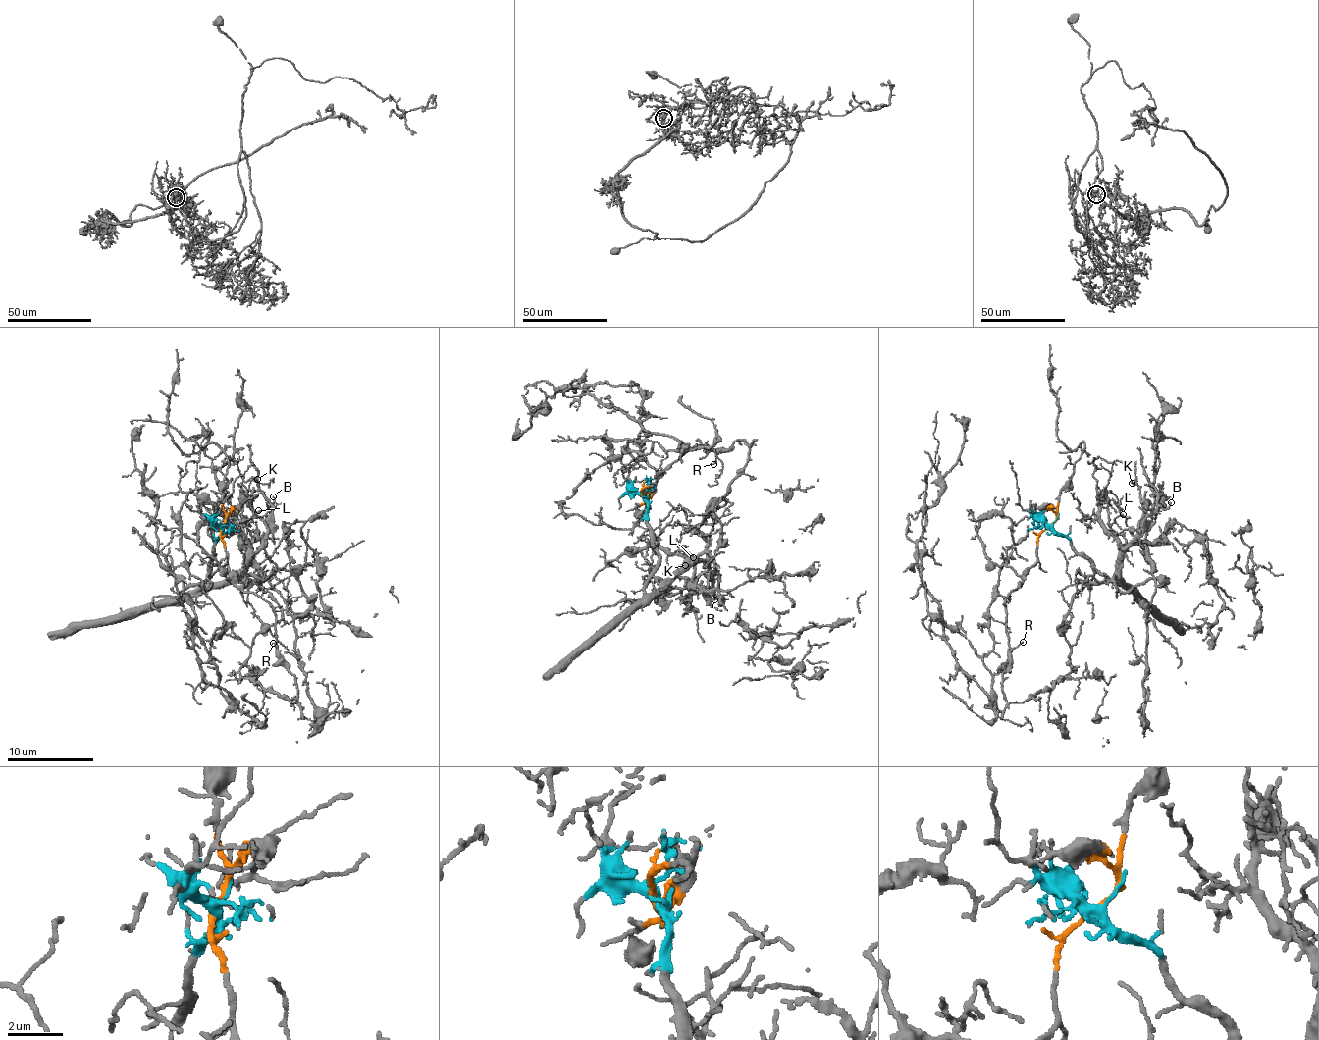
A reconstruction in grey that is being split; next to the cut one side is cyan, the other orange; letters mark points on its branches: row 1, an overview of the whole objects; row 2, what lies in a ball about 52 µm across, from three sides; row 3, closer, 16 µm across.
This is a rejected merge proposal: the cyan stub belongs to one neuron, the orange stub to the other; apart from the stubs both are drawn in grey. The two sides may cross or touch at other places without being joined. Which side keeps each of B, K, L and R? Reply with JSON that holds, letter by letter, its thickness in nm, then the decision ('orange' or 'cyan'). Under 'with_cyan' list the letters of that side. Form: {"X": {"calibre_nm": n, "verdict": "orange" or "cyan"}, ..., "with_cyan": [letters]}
{"B": {"calibre_nm": 150, "verdict": "cyan"}, "K": {"calibre_nm": 110, "verdict": "cyan"}, "L": {"calibre_nm": 130, "verdict": "cyan"}, "R": {"calibre_nm": 120, "verdict": "orange"}, "with_cyan": ["B", "K", "L"]}

